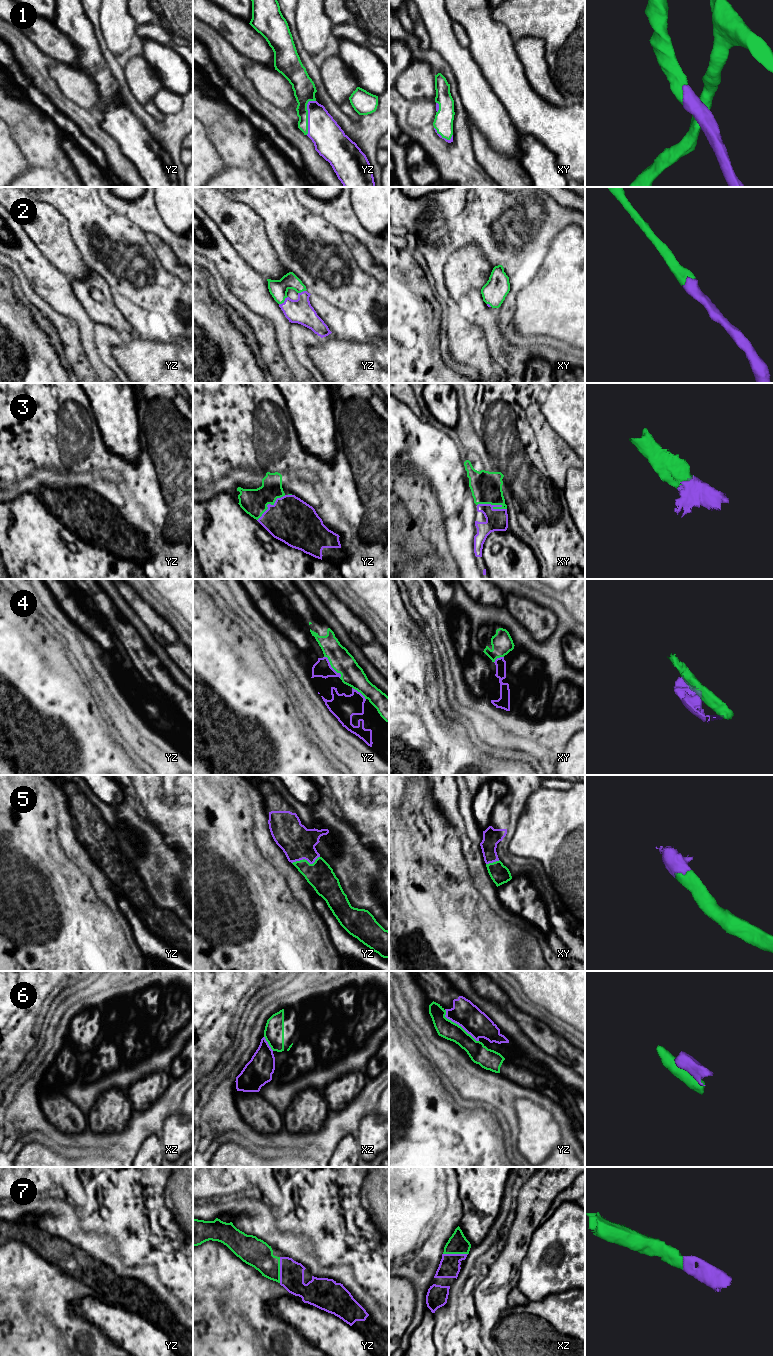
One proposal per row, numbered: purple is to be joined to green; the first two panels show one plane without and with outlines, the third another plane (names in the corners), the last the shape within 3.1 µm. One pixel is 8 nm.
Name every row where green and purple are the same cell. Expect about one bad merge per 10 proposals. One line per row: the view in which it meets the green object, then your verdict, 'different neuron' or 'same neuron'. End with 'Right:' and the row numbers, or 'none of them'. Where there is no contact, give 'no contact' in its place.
1: contact in yz; same neuron
2: contact in yz; same neuron
3: contact in xy; same neuron
4: contact in yz; different neuron
5: contact in yz; same neuron
6: contact in yz; different neuron
7: contact in yz; same neuron
Right: 1, 2, 3, 5, 7

